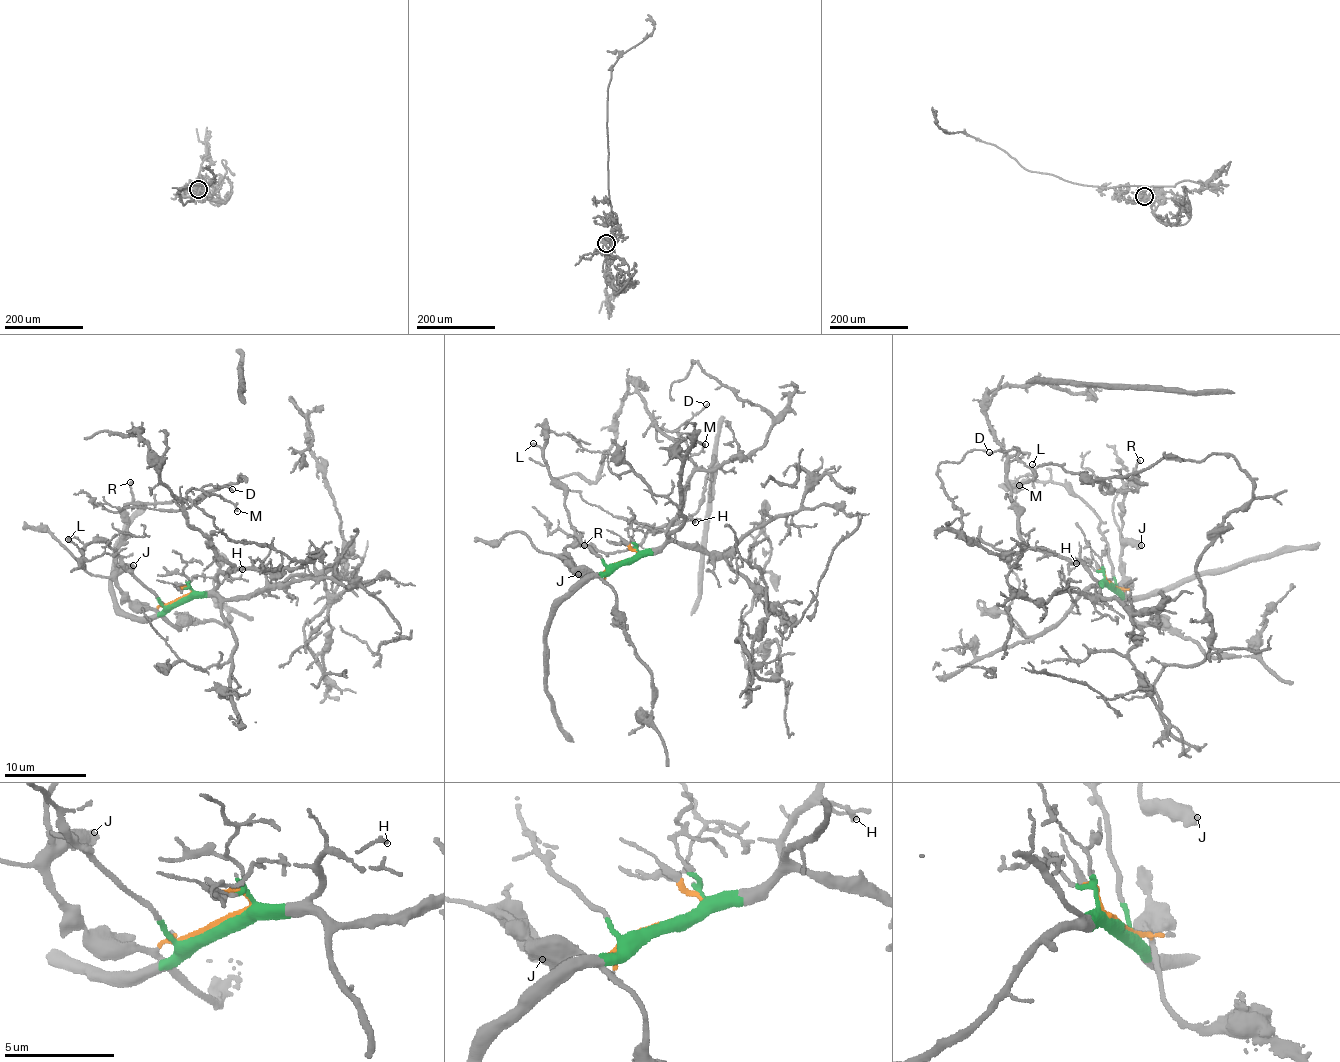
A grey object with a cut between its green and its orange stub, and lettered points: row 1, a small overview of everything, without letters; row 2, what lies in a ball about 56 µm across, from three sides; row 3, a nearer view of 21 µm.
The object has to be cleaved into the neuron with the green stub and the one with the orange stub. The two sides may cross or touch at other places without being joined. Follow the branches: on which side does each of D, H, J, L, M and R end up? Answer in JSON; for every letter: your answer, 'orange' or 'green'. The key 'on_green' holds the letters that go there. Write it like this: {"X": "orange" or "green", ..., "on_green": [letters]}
{"D": "green", "H": "green", "J": "orange", "L": "green", "M": "green", "R": "orange", "on_green": ["D", "H", "L", "M"]}

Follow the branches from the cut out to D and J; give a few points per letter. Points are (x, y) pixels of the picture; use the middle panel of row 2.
D: (624, 561), (649, 554), (665, 541), (694, 466), (653, 423), (675, 430), (707, 404)
J: (624, 561), (596, 573), (576, 571), (563, 557), (578, 575)

